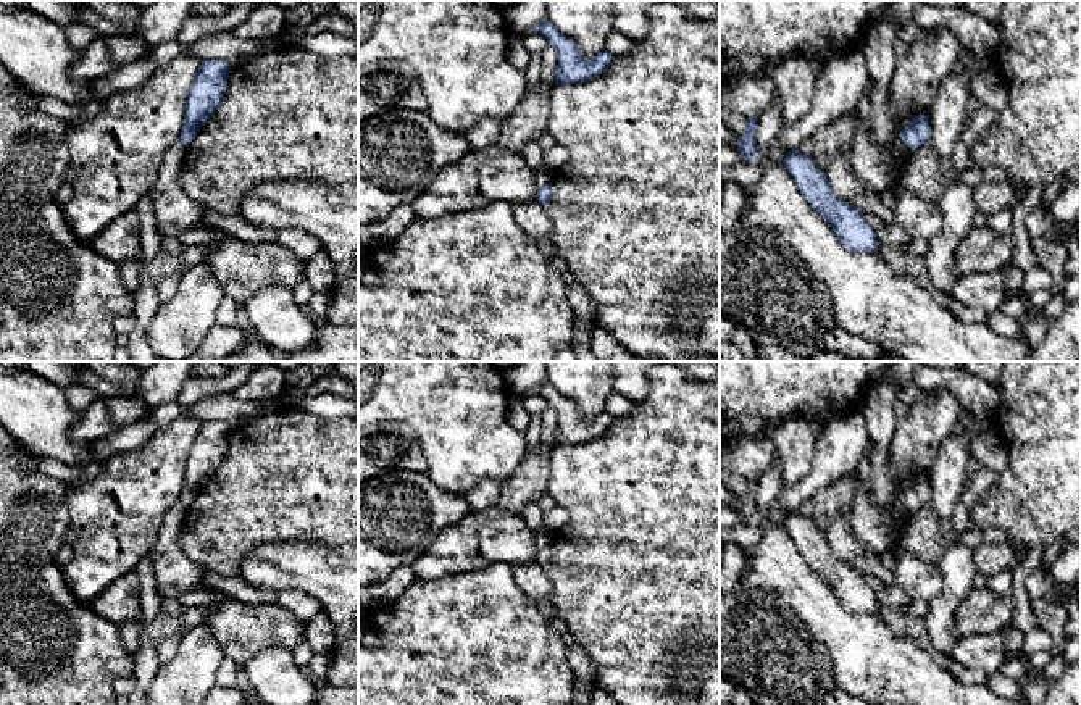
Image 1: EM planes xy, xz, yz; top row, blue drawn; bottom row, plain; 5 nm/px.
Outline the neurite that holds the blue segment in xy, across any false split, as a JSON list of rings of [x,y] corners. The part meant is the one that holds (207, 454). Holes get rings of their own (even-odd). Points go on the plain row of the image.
[[[224,421],[202,423],[189,450],[179,502],[165,515],[158,537],[147,553],[163,600],[177,599],[205,584],[207,568],[187,558],[179,549],[181,516],[223,465],[229,434],[231,428]]]

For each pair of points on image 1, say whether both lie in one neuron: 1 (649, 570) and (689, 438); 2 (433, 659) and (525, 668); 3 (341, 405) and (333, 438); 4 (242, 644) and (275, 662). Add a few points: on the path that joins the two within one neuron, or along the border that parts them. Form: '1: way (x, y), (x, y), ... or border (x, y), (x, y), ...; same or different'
1: way (681, 538), (689, 529), (689, 470); same
2: way (455, 663), (486, 663), (492, 668), (502, 668); same
3: border (300, 407), (331, 418), (341, 417); different
4: border (291, 649), (262, 650), (244, 665); different

